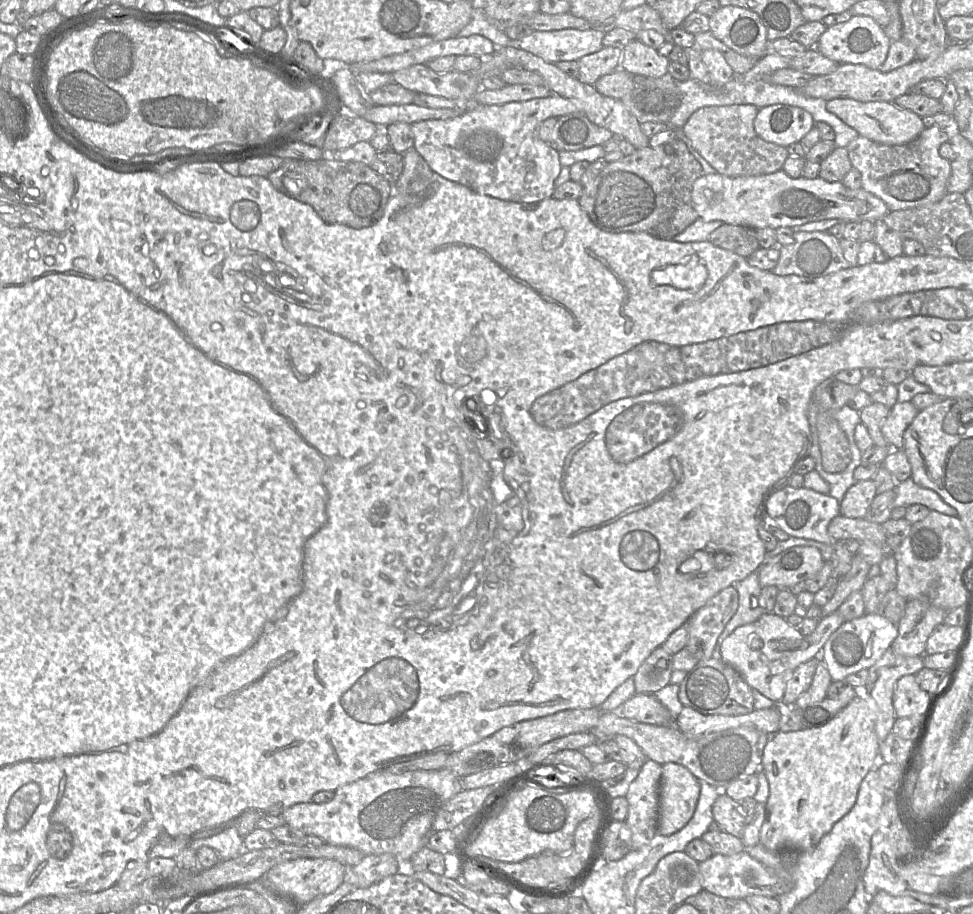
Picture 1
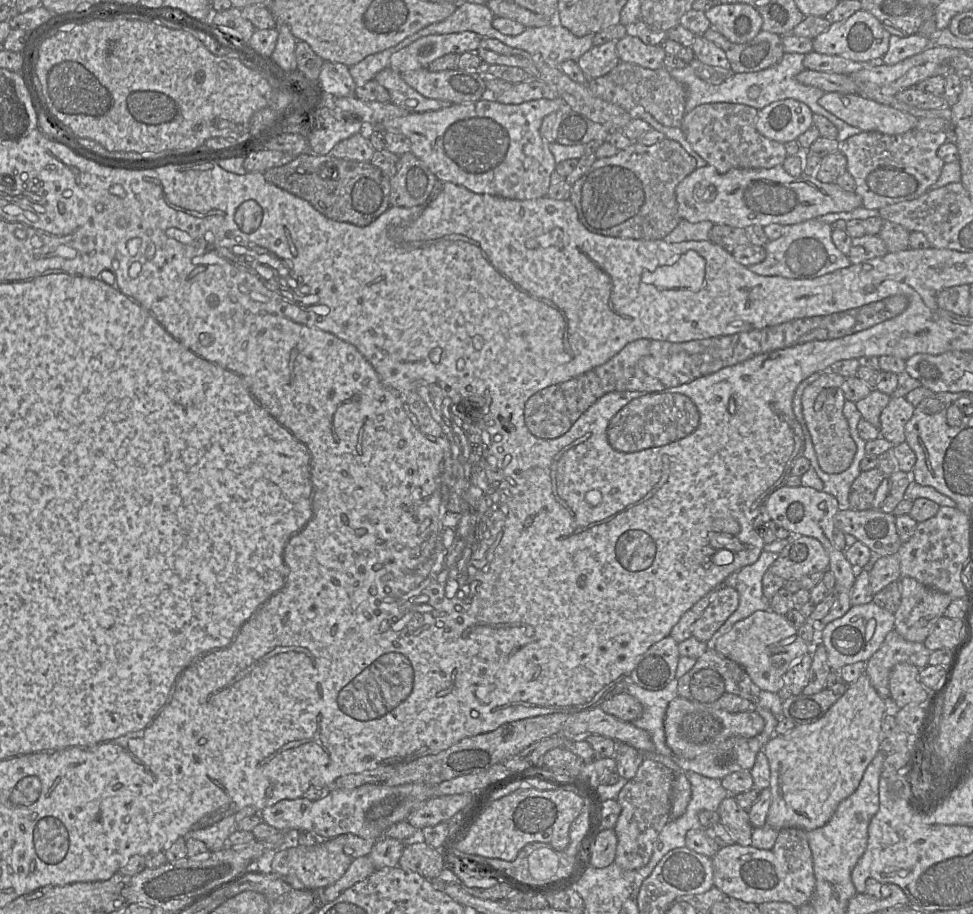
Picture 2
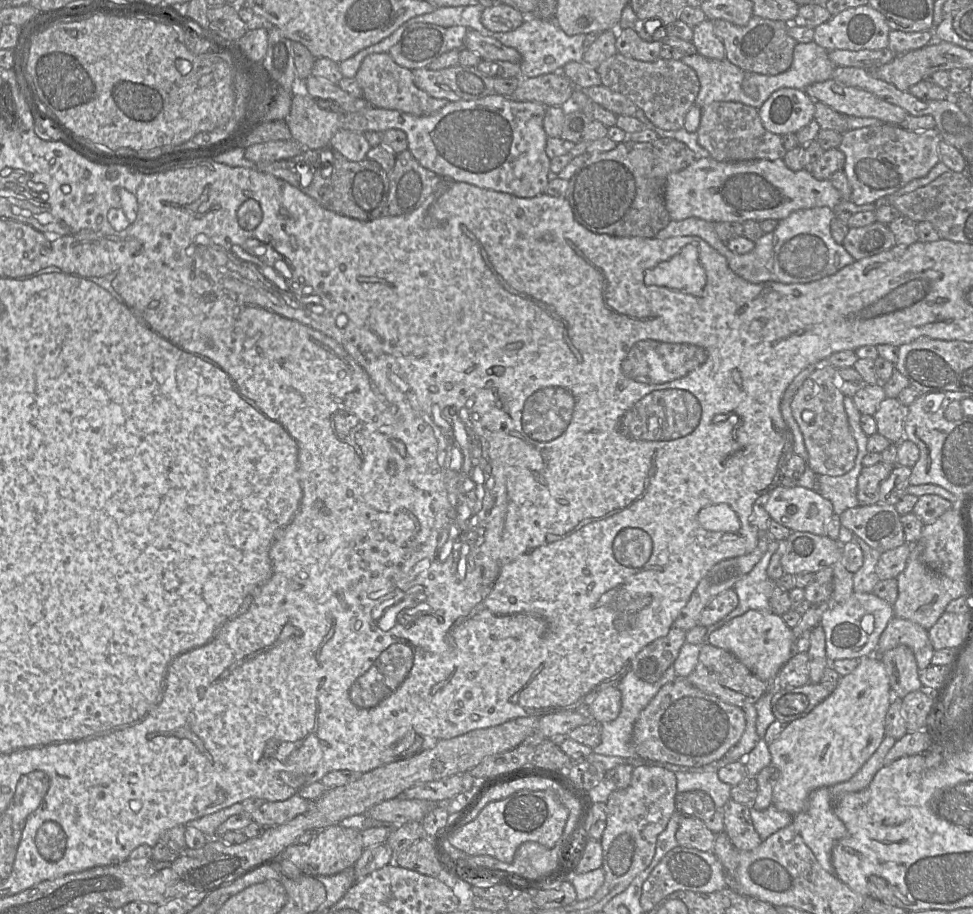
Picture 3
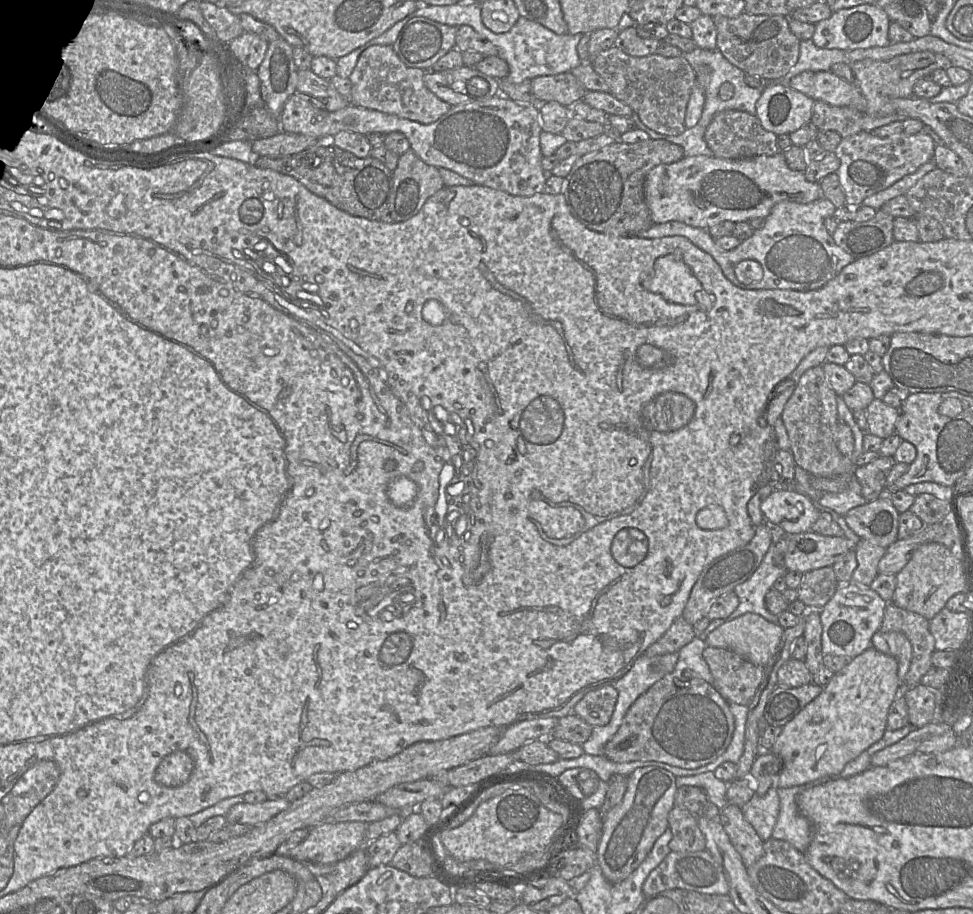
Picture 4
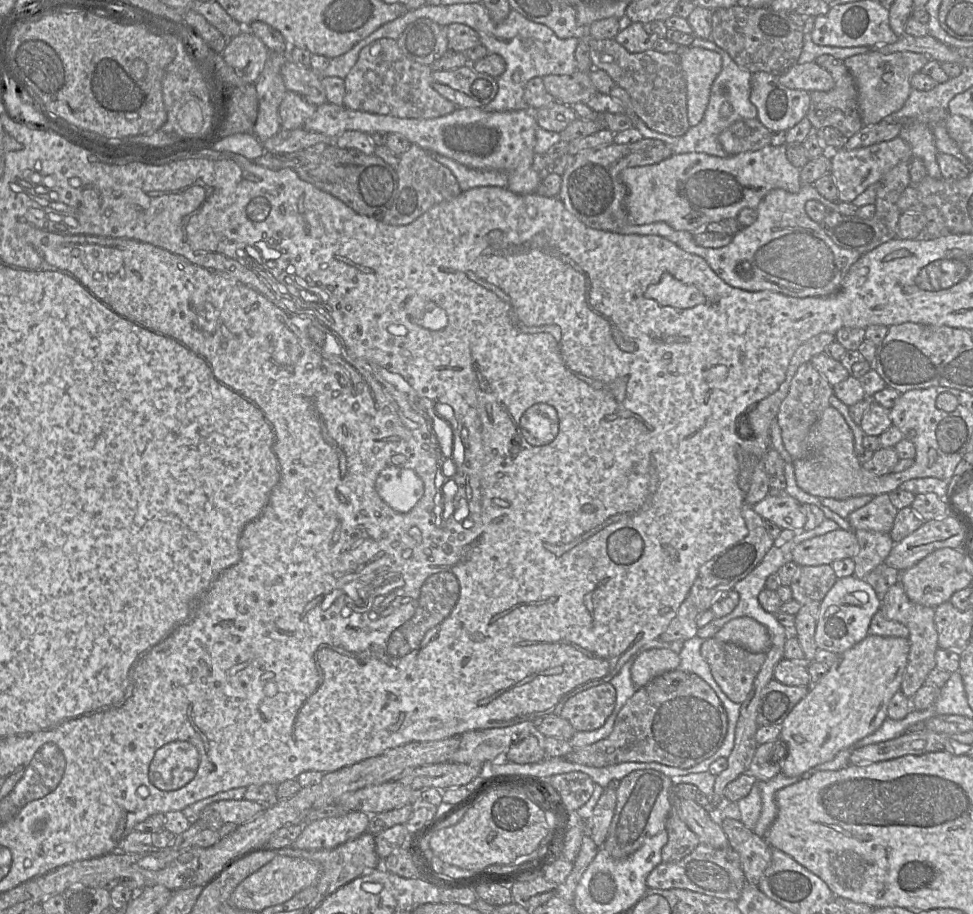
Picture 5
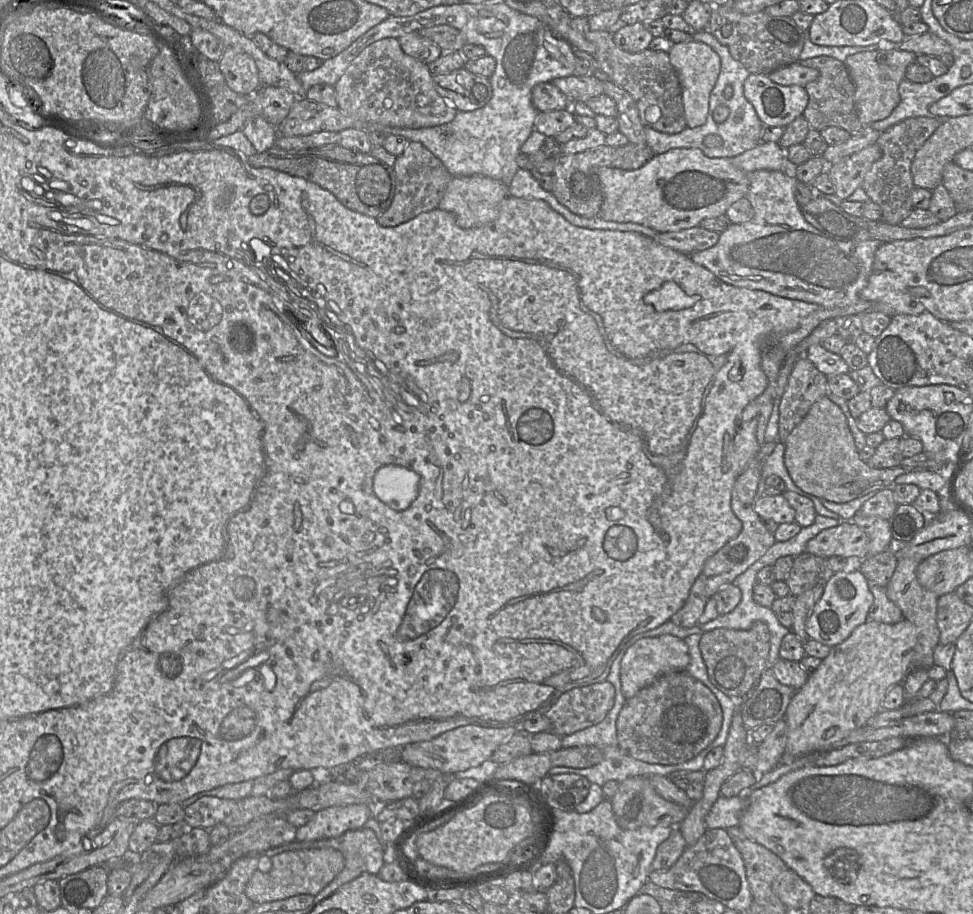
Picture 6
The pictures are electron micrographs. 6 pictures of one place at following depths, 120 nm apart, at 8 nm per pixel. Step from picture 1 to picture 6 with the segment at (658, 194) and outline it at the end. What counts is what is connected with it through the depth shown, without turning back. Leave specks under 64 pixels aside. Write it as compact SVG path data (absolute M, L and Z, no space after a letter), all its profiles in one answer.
M628 143L624 146L611 147L602 145L576 154L562 154L557 158L553 173L552 193L560 204L571 212L586 218L597 217L604 197L597 175L602 167L622 170L635 170L646 164L655 154L648 145Z

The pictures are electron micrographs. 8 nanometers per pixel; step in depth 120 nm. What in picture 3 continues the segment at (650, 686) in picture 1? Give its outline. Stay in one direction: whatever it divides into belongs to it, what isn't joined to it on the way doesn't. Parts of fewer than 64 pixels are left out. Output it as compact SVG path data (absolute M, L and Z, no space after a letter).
M672 626L666 636L656 639L635 656L631 670L641 680L656 683L674 664L685 643L686 631Z

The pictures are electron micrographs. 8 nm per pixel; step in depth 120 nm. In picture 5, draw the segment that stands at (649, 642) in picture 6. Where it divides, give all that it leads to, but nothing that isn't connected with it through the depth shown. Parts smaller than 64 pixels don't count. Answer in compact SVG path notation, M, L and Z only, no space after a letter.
M649 649L637 654L631 667L631 679L636 688L647 685L655 677L676 670L680 656L670 649Z

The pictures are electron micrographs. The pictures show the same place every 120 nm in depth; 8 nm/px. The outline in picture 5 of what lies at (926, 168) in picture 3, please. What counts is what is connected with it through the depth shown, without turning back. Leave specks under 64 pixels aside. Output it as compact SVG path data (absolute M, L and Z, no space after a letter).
M896 137L889 141L883 141L871 146L853 150L839 148L831 153L831 176L838 189L838 198L841 202L853 202L869 186L878 183L882 177L893 167L903 161L911 161L913 158L909 144L902 138Z

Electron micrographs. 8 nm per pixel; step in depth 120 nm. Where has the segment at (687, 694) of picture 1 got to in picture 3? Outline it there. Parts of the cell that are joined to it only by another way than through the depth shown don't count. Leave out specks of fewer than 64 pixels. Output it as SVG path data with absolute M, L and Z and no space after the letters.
M707 642L700 646L697 666L686 679L701 691L741 708L756 704L760 697L769 691L769 684L755 676L733 654Z

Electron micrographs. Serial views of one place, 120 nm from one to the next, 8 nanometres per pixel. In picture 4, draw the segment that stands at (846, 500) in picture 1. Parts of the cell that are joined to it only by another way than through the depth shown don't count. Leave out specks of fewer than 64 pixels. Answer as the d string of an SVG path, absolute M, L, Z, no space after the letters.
M879 455L876 459L855 467L854 475L858 480L862 496L866 502L871 502L885 494L885 481L895 464L892 457Z

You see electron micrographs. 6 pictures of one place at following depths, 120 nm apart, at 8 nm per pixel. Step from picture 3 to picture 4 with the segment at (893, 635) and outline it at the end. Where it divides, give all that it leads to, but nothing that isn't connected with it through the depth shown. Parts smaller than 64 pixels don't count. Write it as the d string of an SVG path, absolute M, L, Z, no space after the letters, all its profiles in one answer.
M887 602L880 631L900 632L912 646L912 658L909 670L904 679L903 688L913 688L920 684L922 677L932 667L932 654L935 640L929 629L930 620Z

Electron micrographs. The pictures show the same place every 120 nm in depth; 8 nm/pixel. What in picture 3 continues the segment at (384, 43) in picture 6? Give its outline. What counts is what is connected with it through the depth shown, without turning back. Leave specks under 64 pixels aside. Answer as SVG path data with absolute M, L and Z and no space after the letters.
M389 53L367 55L354 79L363 91L363 98L376 108L397 110L421 117L432 115L450 103L447 99L431 97L419 89L414 83L413 71L395 63Z

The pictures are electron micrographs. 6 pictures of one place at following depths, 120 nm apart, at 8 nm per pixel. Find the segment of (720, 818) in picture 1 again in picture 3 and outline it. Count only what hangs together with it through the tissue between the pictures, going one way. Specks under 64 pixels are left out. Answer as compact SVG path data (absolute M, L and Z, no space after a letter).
M730 798L722 808L724 832L738 851L752 851L762 843L752 824L749 806Z

